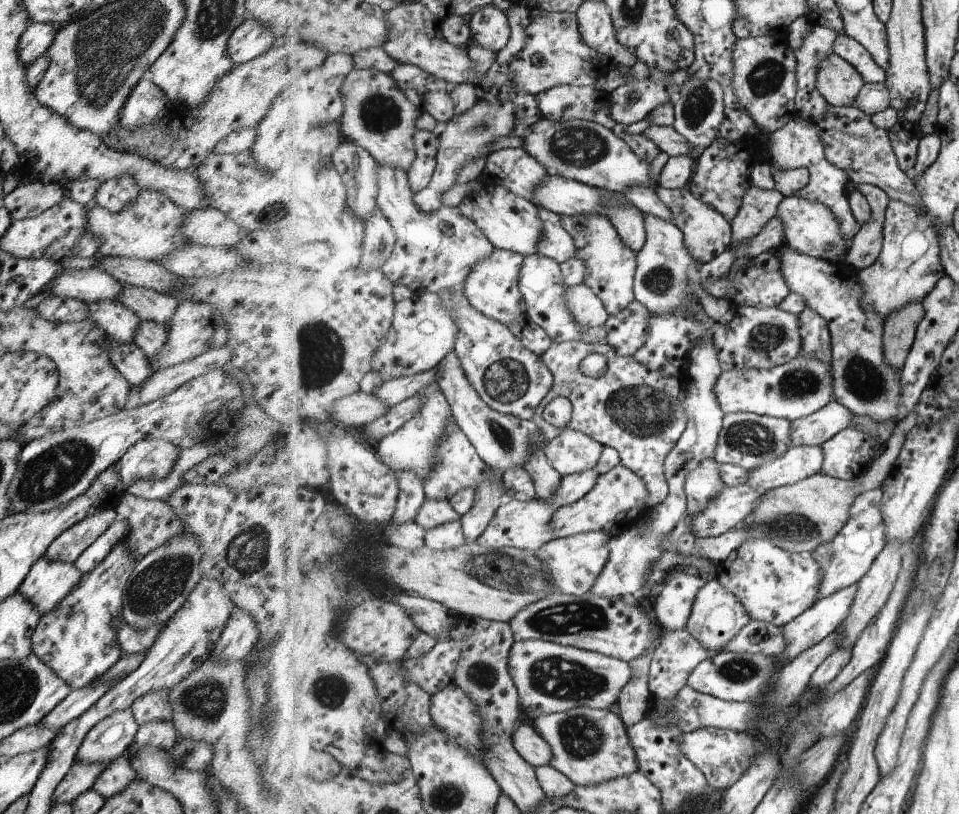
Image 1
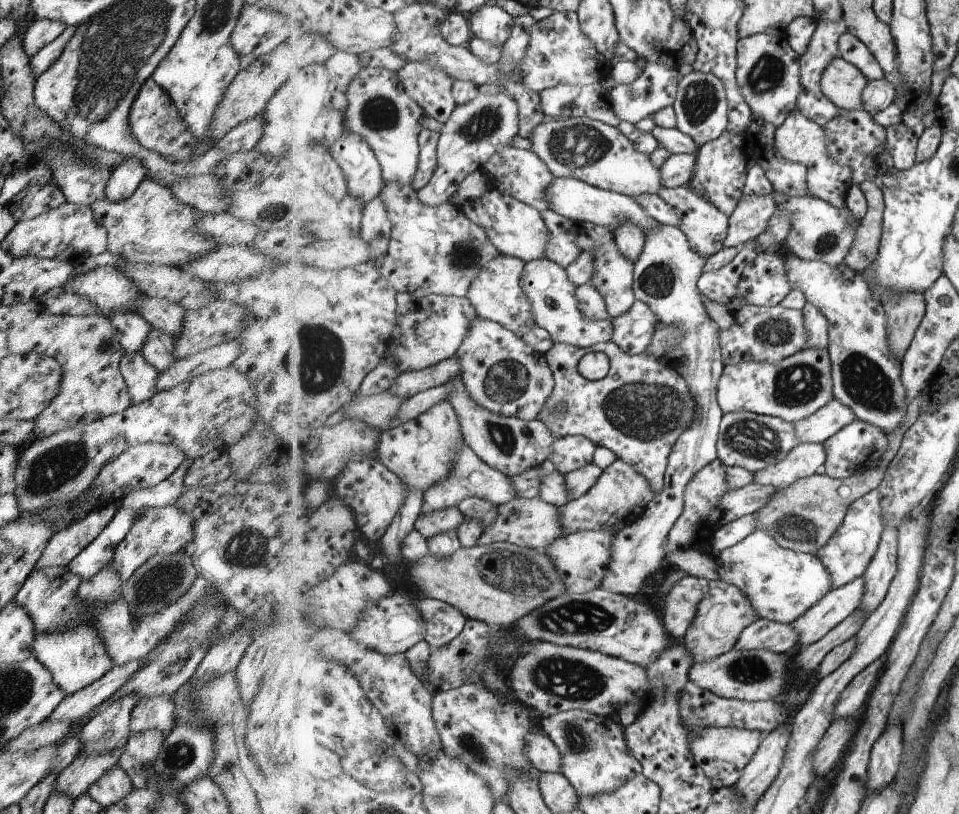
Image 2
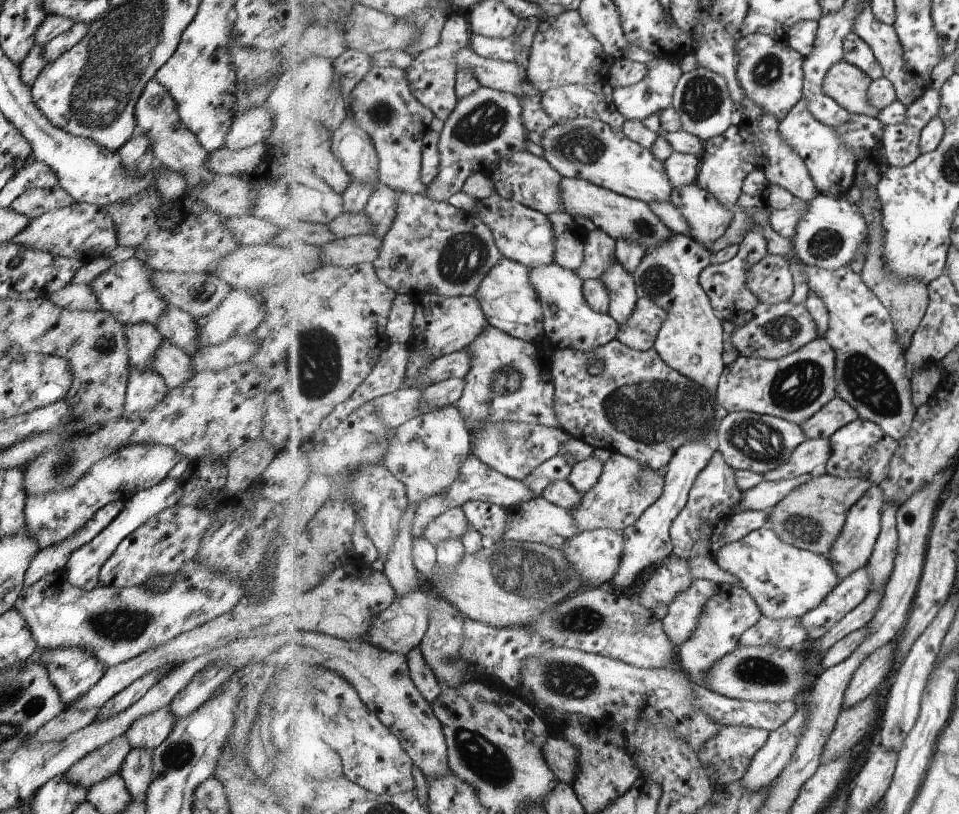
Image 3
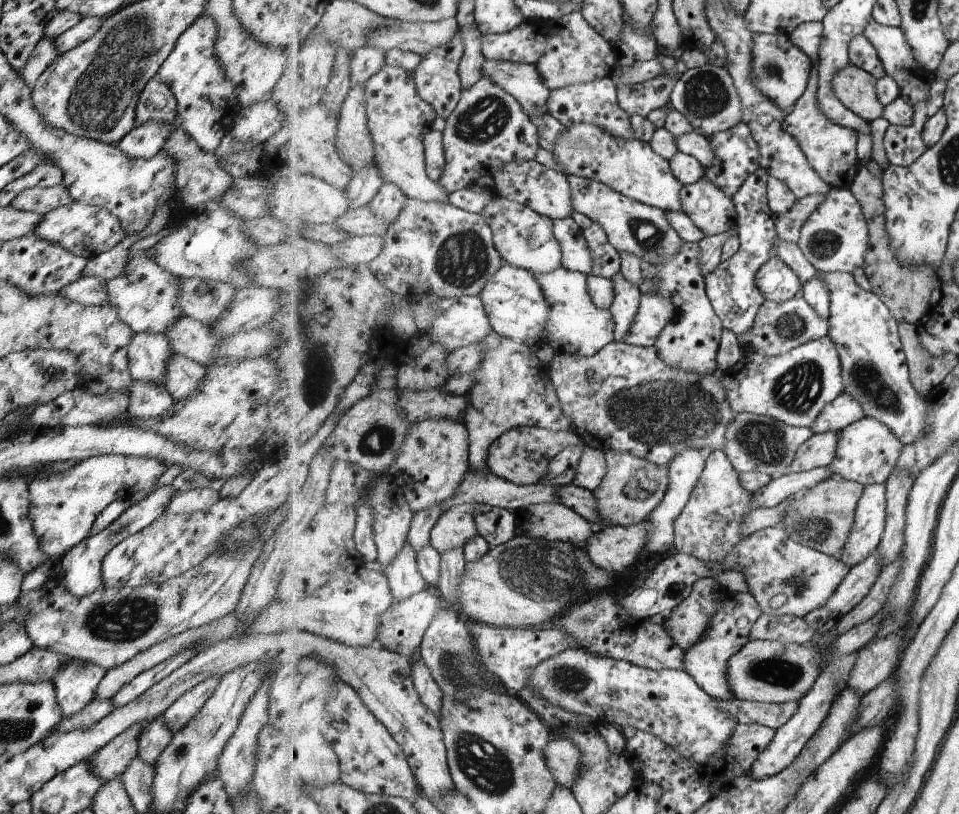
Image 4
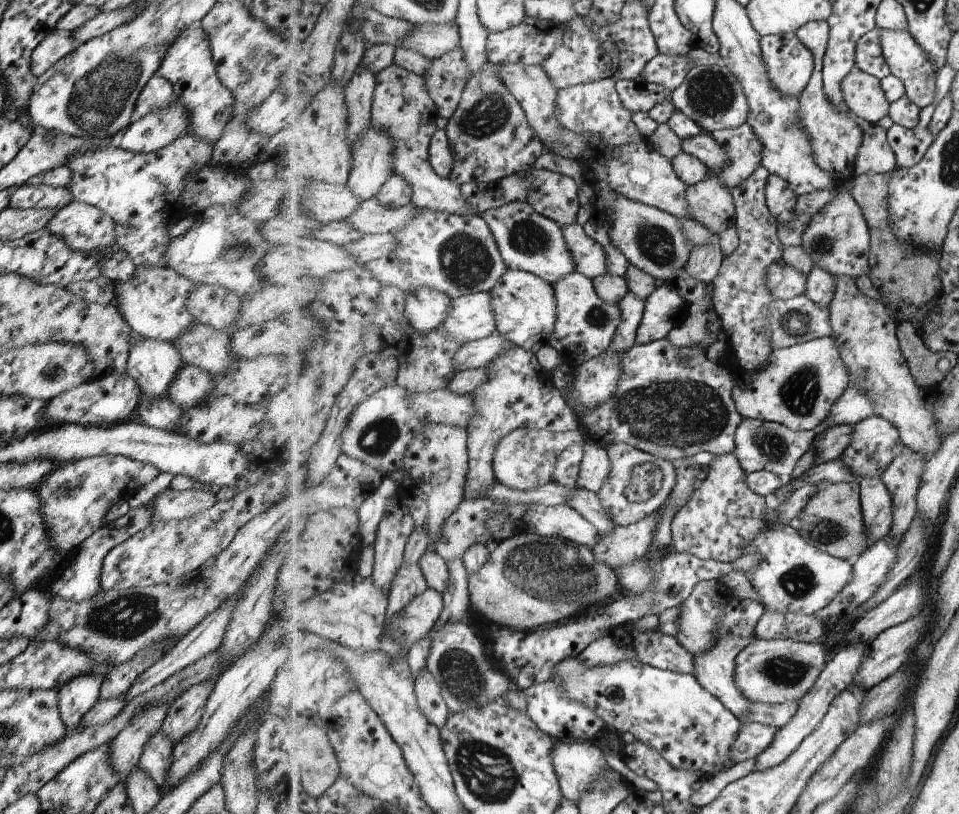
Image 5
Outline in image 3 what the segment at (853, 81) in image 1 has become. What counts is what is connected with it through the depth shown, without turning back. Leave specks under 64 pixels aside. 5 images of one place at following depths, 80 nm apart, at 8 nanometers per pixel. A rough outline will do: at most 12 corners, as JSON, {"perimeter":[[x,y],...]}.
{"perimeter":[[843,59],[826,72],[823,90],[850,113],[877,117],[872,78]]}

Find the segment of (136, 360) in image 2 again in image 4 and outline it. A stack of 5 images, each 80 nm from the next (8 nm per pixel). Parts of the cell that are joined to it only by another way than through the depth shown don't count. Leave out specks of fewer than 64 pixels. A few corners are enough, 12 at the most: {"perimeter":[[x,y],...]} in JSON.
{"perimeter":[[132,381],[127,414],[155,418],[170,411],[161,383]]}

